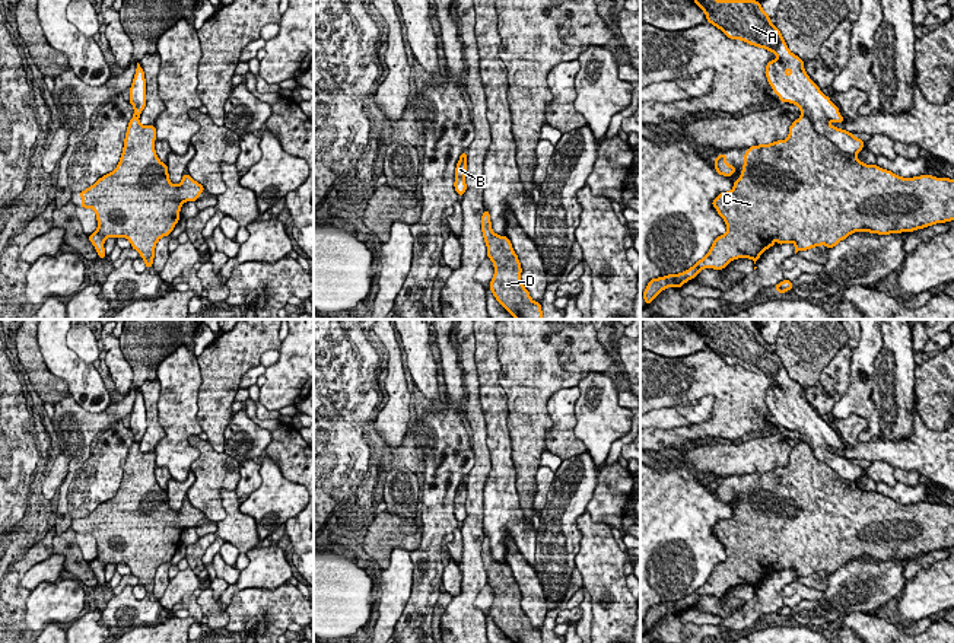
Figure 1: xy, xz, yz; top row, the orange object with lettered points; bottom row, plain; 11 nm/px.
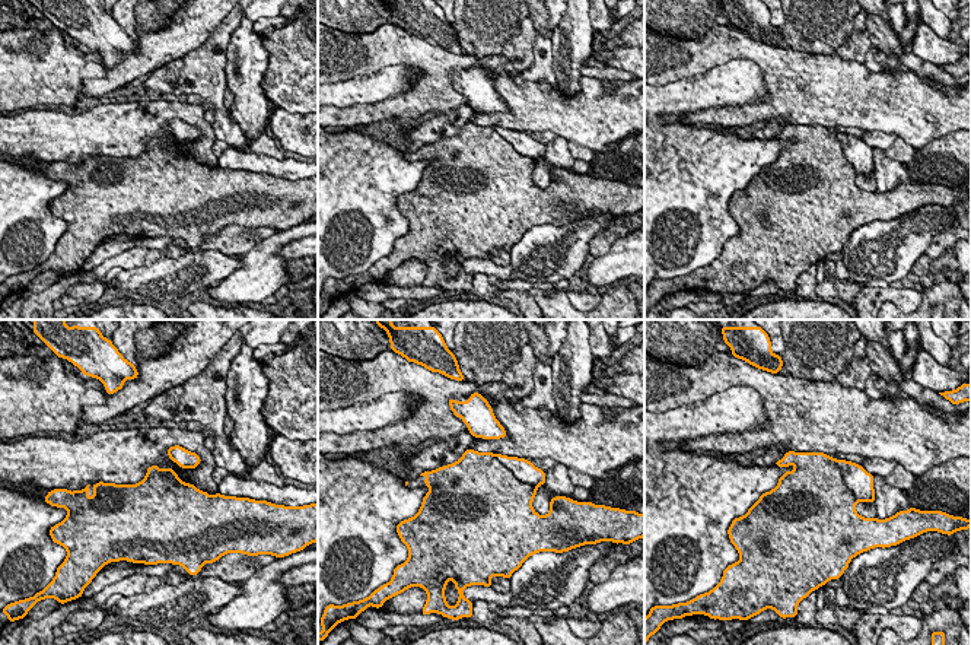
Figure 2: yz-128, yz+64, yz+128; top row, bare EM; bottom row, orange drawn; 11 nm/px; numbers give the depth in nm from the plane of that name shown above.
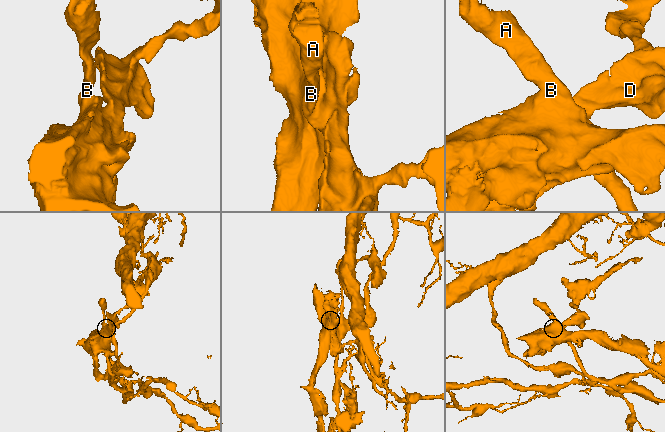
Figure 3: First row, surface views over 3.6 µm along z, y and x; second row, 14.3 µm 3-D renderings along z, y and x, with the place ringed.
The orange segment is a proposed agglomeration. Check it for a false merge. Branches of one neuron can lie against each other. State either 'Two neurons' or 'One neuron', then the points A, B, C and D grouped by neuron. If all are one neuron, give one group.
Two neurons. Groups: A B / C D

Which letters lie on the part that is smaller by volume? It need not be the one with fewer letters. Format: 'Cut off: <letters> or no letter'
Cut off: C, D

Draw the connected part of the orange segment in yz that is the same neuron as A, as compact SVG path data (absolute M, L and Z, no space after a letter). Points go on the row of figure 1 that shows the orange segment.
M694 0L709 23L726 38L741 39L766 48L777 58L766 64L766 77L782 102L798 105L817 133L827 137L842 152L858 155L865 143L852 133L830 125L843 122L839 108L805 73L804 61L792 54L769 15L757 0Z

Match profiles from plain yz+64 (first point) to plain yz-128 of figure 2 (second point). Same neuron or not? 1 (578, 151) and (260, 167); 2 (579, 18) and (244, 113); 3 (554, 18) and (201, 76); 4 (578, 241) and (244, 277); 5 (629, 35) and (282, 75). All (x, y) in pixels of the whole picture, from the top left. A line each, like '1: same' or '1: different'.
1: different
2: same
3: same
4: different
5: same

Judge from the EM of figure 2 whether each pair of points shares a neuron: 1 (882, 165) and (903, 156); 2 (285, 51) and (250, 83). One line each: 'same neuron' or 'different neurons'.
1: different neurons
2: different neurons

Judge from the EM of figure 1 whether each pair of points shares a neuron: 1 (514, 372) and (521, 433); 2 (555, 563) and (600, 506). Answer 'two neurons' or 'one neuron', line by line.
1: one neuron
2: two neurons

